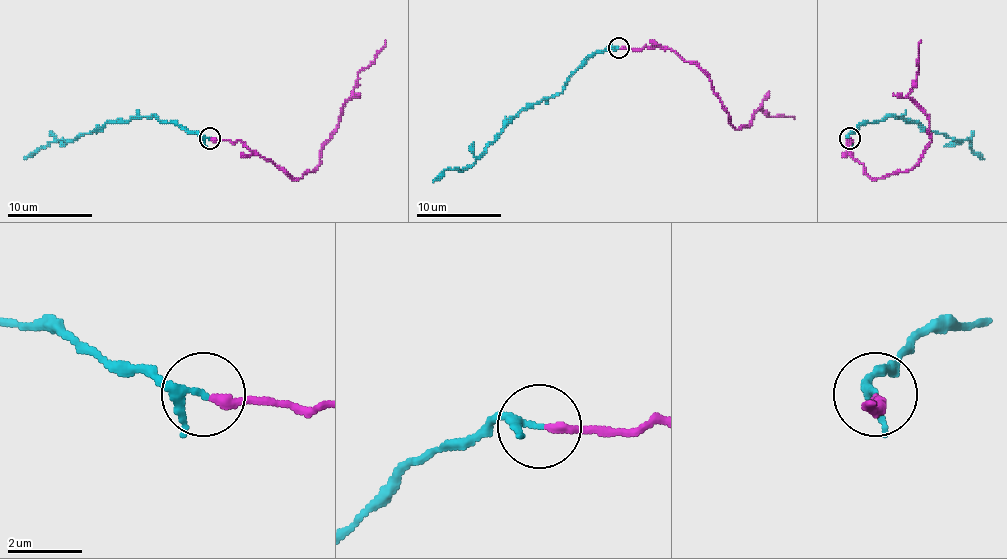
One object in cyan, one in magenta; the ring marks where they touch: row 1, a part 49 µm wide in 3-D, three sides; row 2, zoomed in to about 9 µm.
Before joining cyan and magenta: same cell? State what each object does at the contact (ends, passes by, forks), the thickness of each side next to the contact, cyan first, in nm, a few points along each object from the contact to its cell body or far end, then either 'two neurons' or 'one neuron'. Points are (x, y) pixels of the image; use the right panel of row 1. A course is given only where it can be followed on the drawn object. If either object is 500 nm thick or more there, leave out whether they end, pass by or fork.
cyan passes by | magenta ends | 180/240 nm | cyan via (850, 138), (863, 123), (901, 116), (906, 121), (916, 121), (929, 131), (967, 140), (984, 159) | magenta via (850, 138), (848, 152), (872, 178), (910, 169), (931, 140), (929, 116), (908, 95), (916, 74), (920, 40) | two neurons

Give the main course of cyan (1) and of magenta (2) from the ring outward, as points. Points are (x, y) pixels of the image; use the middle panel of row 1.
1: (618, 48), (597, 51), (571, 76), (565, 89), (537, 104), (529, 104), (471, 165), (446, 169), (433, 182)
2: (620, 48), (667, 46), (701, 70), (737, 129), (747, 127), (760, 106), (766, 114), (794, 118)

